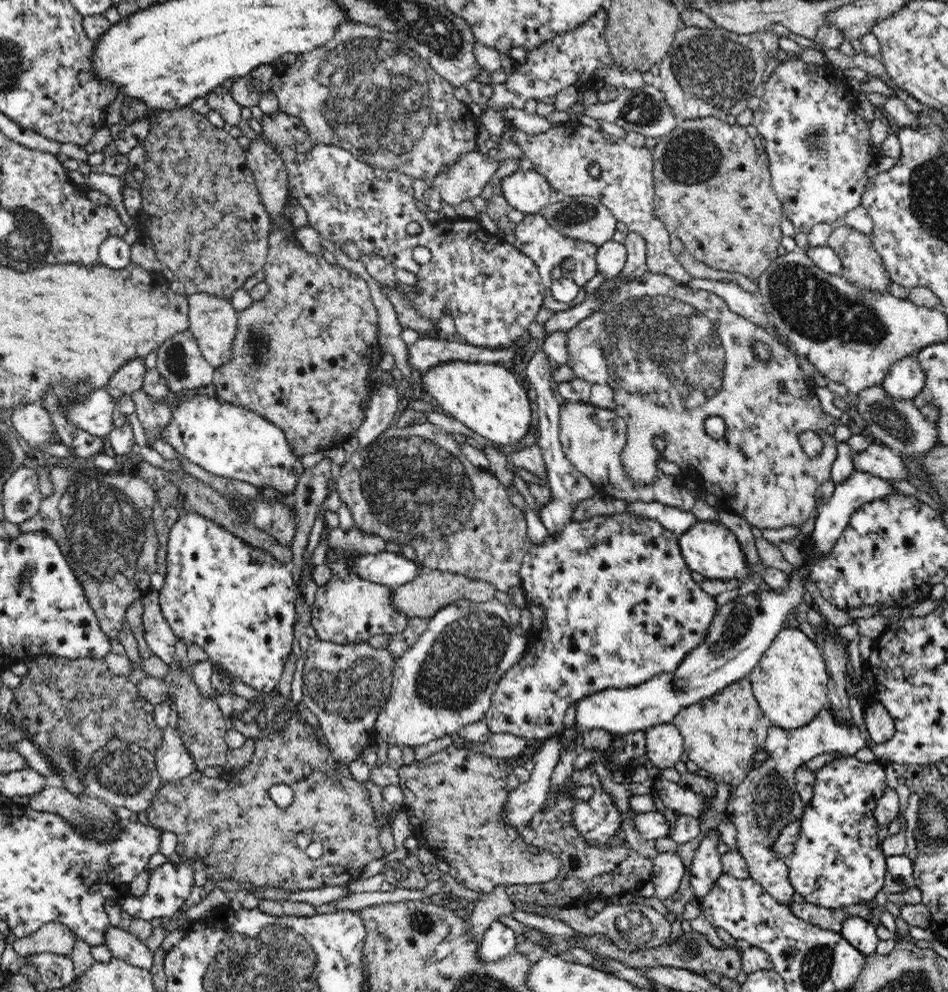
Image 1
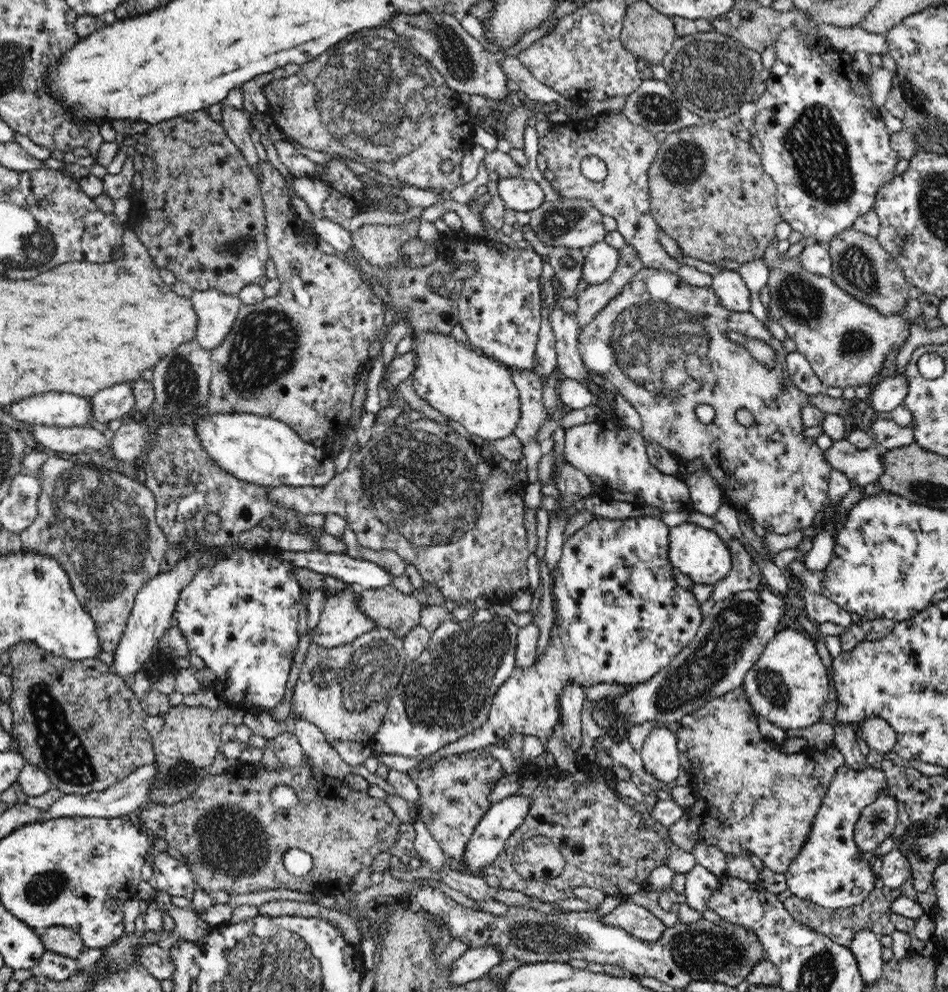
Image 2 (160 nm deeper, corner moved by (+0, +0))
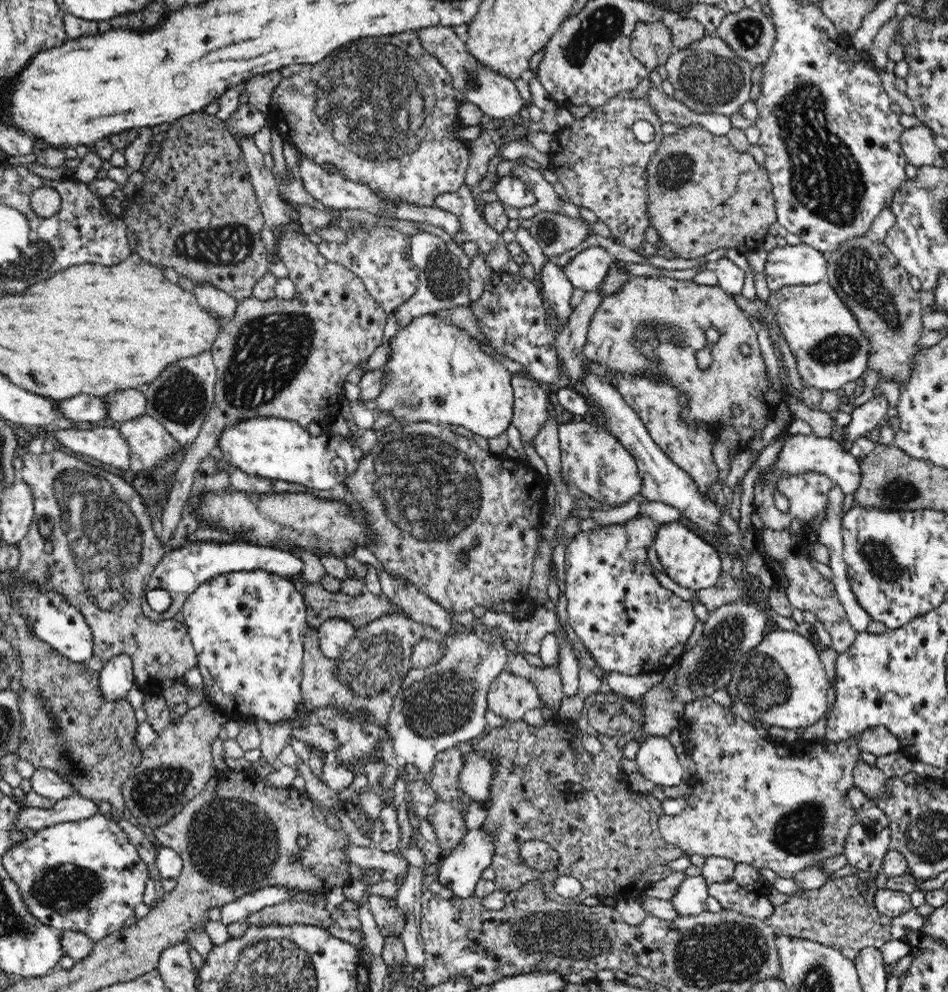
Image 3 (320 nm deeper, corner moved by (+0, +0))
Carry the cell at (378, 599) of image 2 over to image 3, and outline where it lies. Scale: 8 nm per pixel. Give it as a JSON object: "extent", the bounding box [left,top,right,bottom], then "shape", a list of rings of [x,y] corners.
{"extent":[286,574,397,629],"shape":[[[302,574],[286,576],[286,580],[294,584],[297,592],[304,599],[306,621],[308,621],[308,626],[312,628],[318,628],[325,620],[338,618],[352,623],[352,626],[357,629],[366,626],[369,622],[384,616],[384,614],[388,614],[388,612],[397,612],[397,610],[393,610],[388,597],[384,594],[382,596],[373,596],[370,592],[365,592],[362,596],[350,596],[343,592],[334,594],[324,589],[320,583],[308,583]]]}

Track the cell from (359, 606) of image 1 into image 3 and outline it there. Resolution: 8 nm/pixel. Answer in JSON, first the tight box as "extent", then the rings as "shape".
{"extent":[317,618,356,661],"shape":[[[335,618],[325,620],[317,629],[321,652],[329,661],[335,661],[344,656],[356,628],[344,619]]]}

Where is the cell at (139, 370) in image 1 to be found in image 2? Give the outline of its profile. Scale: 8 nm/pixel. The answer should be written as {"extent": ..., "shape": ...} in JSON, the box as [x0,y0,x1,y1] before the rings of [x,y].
{"extent":[88,383,133,425],"shape":[[[128,383],[117,384],[88,397],[88,403],[92,407],[92,420],[106,425],[132,411],[132,386],[133,384]]]}

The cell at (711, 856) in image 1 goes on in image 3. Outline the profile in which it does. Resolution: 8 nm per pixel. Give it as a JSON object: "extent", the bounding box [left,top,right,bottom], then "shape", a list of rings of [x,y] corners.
{"extent":[670,876,708,916],"shape":[[[689,876],[676,888],[676,892],[670,896],[670,903],[678,916],[696,916],[707,910],[706,898],[708,898],[707,880],[703,876]]]}

